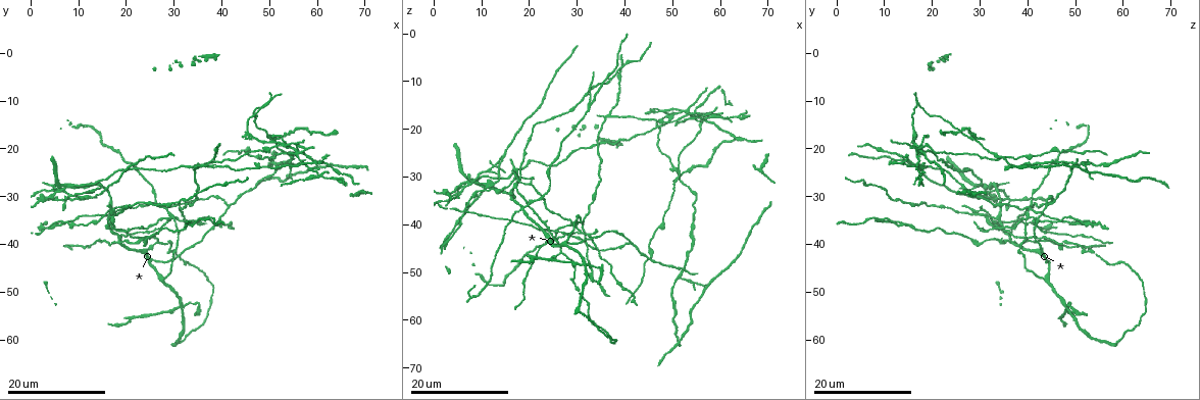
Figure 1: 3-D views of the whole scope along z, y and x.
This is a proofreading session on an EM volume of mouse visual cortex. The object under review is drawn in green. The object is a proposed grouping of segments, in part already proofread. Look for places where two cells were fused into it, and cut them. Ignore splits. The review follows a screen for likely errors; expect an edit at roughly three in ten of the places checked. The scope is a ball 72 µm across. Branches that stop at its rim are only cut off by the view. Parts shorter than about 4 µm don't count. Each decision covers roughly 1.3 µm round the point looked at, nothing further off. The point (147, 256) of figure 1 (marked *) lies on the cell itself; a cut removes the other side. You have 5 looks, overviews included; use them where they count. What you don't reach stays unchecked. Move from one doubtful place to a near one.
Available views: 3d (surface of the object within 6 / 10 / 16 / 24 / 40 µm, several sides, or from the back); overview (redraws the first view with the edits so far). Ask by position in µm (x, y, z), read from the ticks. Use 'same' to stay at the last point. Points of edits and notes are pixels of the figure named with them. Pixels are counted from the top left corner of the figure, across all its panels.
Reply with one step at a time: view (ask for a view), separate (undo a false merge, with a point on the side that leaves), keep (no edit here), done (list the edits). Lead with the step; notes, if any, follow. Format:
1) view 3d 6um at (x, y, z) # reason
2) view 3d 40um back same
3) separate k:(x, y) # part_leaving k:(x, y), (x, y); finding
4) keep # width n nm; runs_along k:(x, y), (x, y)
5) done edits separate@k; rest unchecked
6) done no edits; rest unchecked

view 3d 24um at (27.5, 47.5, 43.5) # three arms meet

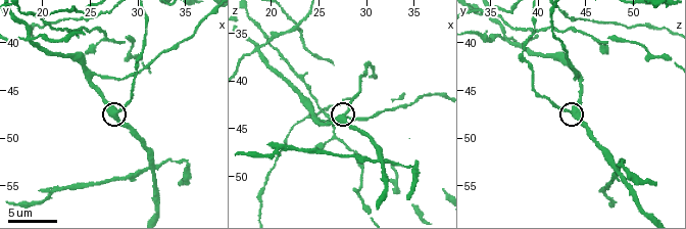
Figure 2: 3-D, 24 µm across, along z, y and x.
view 3d 10um at (27.6, 47.2, 43.4)

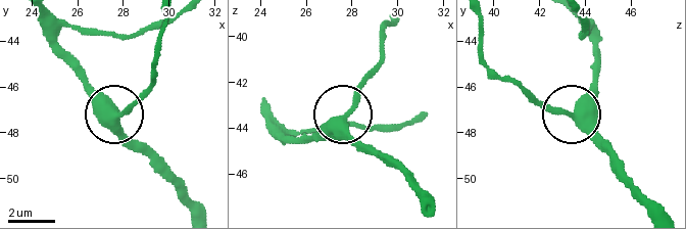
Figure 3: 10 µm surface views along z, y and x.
view 3d 10um back at (27.7, 47.4, 43.6)

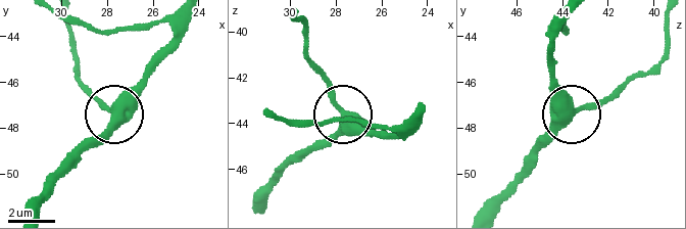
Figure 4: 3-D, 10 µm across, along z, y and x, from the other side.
keep # width 360 nm; runs_along 4:(186, 16), (147, 81), (74, 167); one cell here

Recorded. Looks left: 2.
view 3d 6um at (31.4, 53.0, 48.2) # four or more arms meet

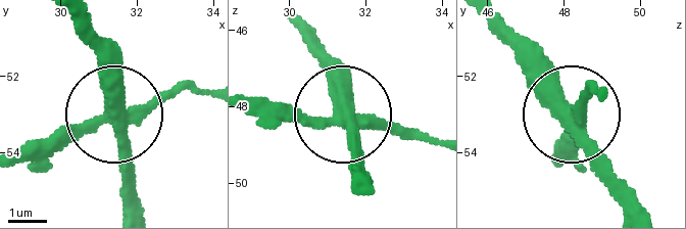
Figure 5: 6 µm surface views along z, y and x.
view 3d 6um back at (31.15, 53.15, 48.40)

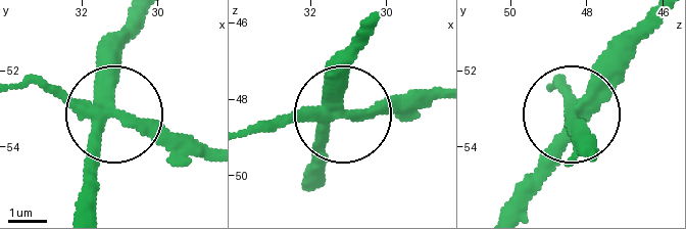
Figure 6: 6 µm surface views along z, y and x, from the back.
separate 6:(152, 130) # arms 4; part_leaving 6:(99, 112), (203, 142); two cells meet here

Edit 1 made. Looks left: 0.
done edits separate@6; rest unchecked

